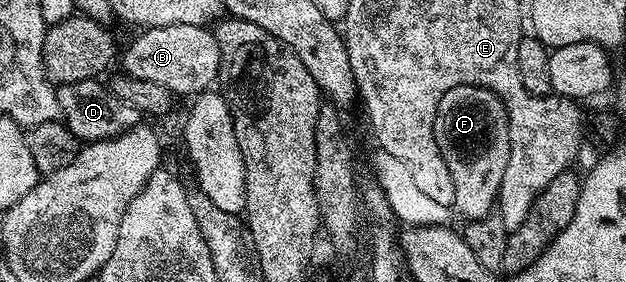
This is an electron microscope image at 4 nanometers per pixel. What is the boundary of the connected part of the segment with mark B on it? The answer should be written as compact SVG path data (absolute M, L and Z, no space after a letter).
M171 24L170 26L150 26L148 28L142 29L141 34L129 47L125 50L125 55L120 55L119 66L121 62L122 68L120 68L126 75L131 77L137 77L139 80L151 80L154 84L163 84L163 88L167 88L175 96L181 96L181 94L189 94L188 96L196 96L212 87L214 83L218 81L219 75L221 73L221 49L217 43L216 33L212 29L206 28L204 26L196 26L195 24Z

